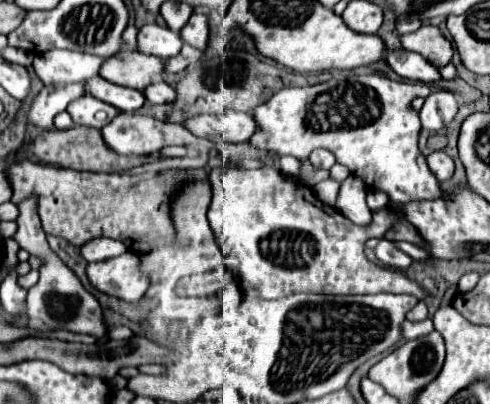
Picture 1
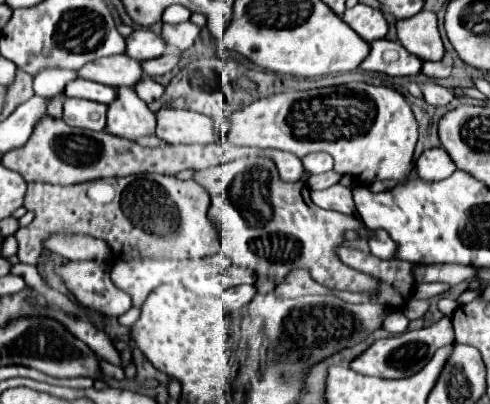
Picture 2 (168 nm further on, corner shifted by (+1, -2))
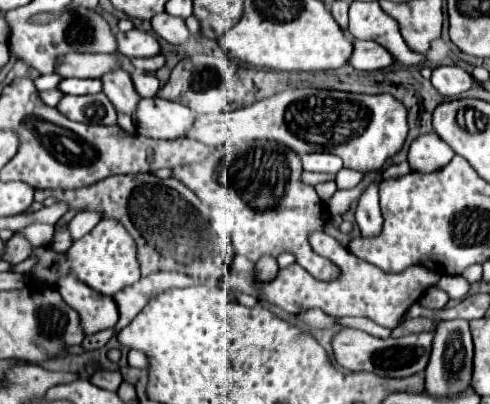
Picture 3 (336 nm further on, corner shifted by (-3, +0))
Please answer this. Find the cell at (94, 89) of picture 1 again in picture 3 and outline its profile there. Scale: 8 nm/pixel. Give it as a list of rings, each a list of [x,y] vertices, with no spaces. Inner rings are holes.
[[[64,79],[60,83],[60,91],[68,95],[88,95],[88,93],[100,93],[102,81],[100,79]]]

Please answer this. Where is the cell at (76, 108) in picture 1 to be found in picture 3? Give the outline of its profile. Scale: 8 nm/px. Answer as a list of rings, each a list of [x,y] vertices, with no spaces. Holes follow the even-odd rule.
[[[104,93],[98,95],[66,95],[60,105],[56,107],[64,117],[88,125],[116,125],[116,109],[104,97]]]

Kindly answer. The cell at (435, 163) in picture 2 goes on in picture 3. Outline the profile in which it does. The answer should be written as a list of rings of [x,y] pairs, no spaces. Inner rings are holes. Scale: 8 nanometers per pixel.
[[[428,133],[428,135],[420,135],[408,151],[408,163],[412,167],[412,171],[418,173],[434,173],[442,167],[448,165],[448,161],[452,161],[454,151],[440,141],[440,137],[436,133]]]

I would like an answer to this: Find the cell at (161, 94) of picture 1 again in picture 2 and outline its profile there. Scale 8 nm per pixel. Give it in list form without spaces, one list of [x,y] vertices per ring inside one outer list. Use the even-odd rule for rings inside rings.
[[[144,77],[144,79],[140,79],[140,83],[136,83],[136,89],[134,89],[134,91],[138,93],[138,97],[140,97],[144,103],[152,103],[152,101],[156,101],[156,99],[162,97],[164,87],[162,87],[160,83],[156,83],[154,79]]]

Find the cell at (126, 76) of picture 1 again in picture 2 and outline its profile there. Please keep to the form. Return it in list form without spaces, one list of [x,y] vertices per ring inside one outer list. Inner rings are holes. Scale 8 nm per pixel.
[[[110,55],[80,67],[78,77],[110,87],[134,87],[144,77],[144,73],[140,61],[130,59],[128,55]]]

